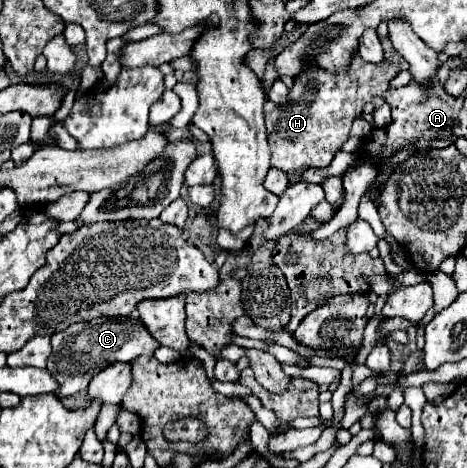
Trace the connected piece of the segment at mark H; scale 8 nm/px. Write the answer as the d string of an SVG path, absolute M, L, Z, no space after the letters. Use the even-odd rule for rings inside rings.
M355 53L347 75L335 75L321 67L307 67L303 75L295 75L287 103L275 105L267 101L263 107L271 165L285 173L299 173L305 167L327 167L349 139L351 123L363 111L363 105L369 103L373 95L383 95L397 73L399 67L387 59L383 59L383 63L367 63Z

